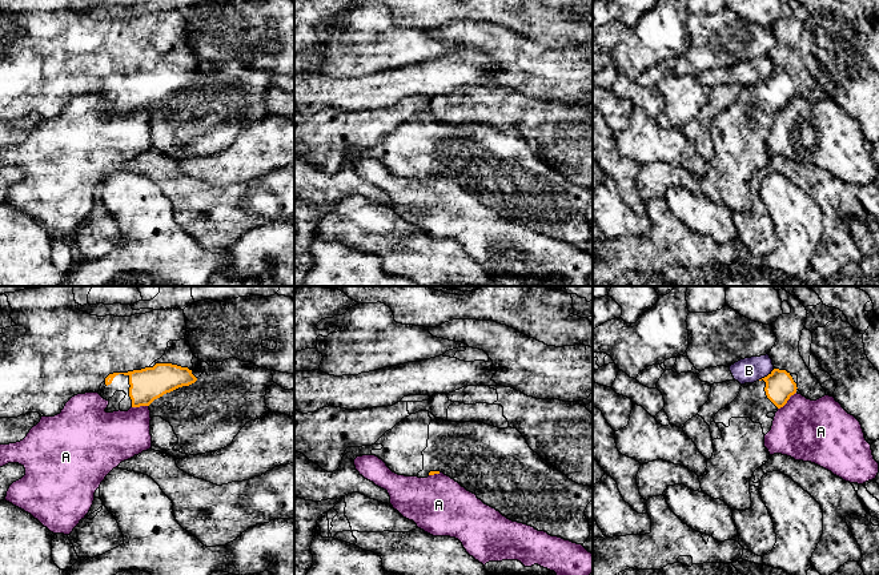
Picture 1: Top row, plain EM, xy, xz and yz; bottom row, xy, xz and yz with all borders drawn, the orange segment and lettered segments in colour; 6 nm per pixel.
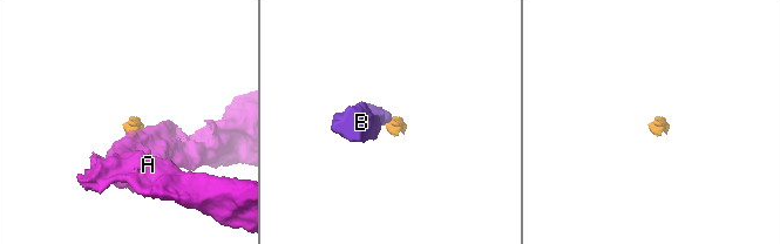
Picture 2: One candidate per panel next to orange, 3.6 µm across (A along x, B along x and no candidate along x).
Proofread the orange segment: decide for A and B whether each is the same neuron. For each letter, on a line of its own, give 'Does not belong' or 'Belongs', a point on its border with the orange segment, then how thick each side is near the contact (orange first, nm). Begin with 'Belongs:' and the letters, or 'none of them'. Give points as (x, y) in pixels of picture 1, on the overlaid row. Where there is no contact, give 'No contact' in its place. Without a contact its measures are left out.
Belongs: none of them
A: Does not belong. Touches orange at yz (787, 399). Thickness 180 nm (orange) against 380 nm
B: Does not belong. Touches orange at yz (767, 376). Thickness 180 nm (orange) against 160 nm

